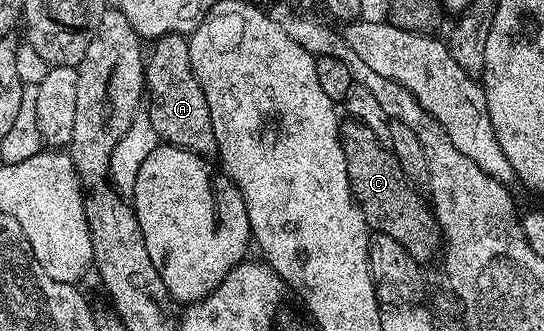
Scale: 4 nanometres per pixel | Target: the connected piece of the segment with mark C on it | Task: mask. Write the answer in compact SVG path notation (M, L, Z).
M348 122L340 126L339 140L345 153L351 192L368 228L385 237L393 237L393 241L397 241L397 245L401 245L409 257L421 265L427 265L441 251L439 223L428 200L415 192L418 190L407 180L407 175L401 173L401 165L397 165L397 157L391 152L390 146L384 146L373 129L363 122Z

